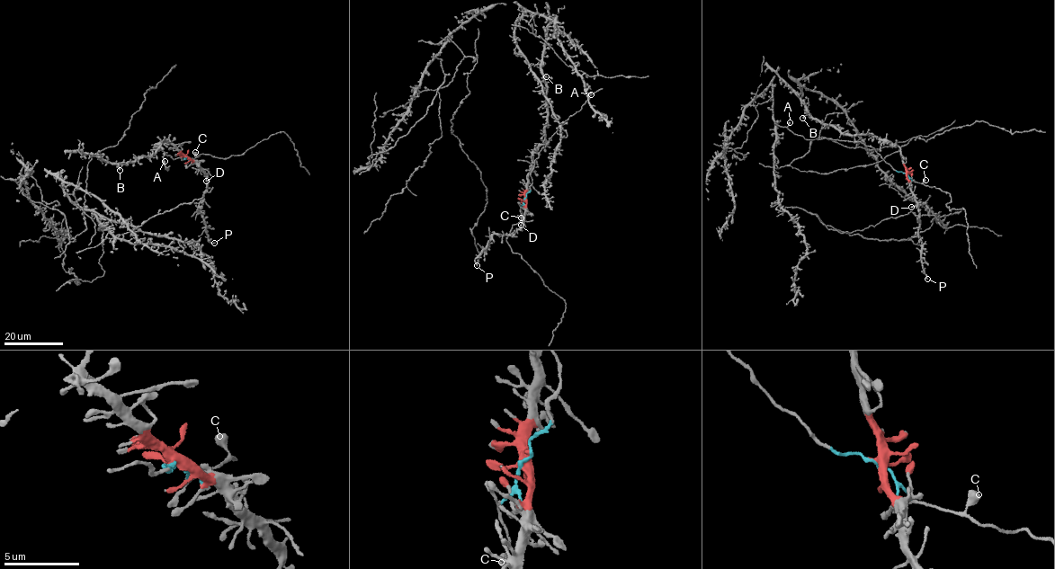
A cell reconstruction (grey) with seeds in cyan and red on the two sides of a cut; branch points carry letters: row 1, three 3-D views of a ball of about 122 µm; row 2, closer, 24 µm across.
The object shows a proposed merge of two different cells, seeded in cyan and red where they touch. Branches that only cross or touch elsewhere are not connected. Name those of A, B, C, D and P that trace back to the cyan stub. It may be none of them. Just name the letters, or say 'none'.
A, C

